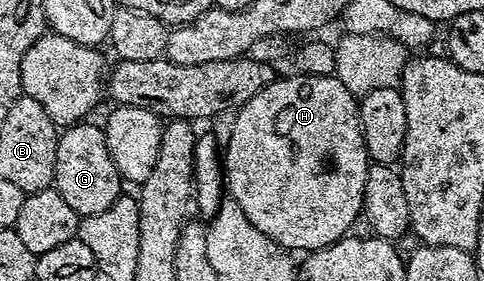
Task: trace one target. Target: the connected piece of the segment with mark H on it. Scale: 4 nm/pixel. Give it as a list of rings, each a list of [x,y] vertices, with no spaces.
[[[293,73],[291,77],[277,77],[276,81],[269,84],[268,87],[262,87],[248,103],[235,111],[232,131],[222,150],[223,175],[226,179],[227,193],[236,201],[238,208],[242,208],[242,212],[246,212],[246,220],[250,220],[250,224],[254,224],[254,228],[258,228],[258,232],[262,232],[289,252],[297,252],[296,250],[311,252],[334,245],[339,238],[345,237],[351,231],[348,229],[355,224],[356,218],[358,222],[364,208],[366,176],[368,175],[370,159],[366,152],[366,144],[360,127],[358,98],[351,94],[335,76],[327,78],[326,76],[306,76],[305,74]]]

